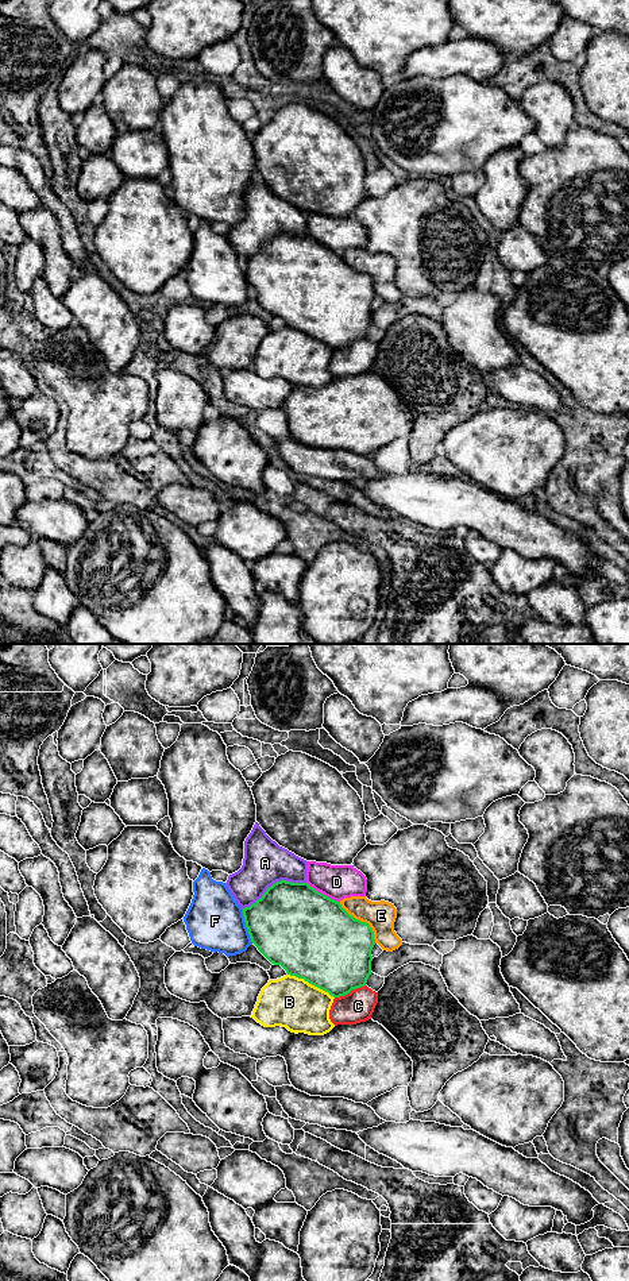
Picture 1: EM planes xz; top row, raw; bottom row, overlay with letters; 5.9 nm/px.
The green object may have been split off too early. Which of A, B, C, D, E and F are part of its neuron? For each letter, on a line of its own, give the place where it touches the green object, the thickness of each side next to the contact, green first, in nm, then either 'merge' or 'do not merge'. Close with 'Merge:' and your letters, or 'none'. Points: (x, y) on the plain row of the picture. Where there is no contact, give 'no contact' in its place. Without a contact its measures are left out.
A: contact xz (274, 235); calibres 460 and 260 nm; merge
B: contact xz (311, 335); calibres 480 and 300 nm; do not merge
C: contact xz (350, 343); calibres 440 and 190 nm; do not merge
D: contact xz (323, 246); calibres 500 and 200 nm; do not merge
E: contact xz (361, 273); calibres 480 and 180 nm; do not merge
F: contact xz (246, 278); calibres 460 and 340 nm; do not merge
Merge: A

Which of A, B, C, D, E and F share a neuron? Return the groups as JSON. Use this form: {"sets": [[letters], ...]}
{"sets": [["A"], ["B", "C"], ["D"], ["E"], ["F"]]}

